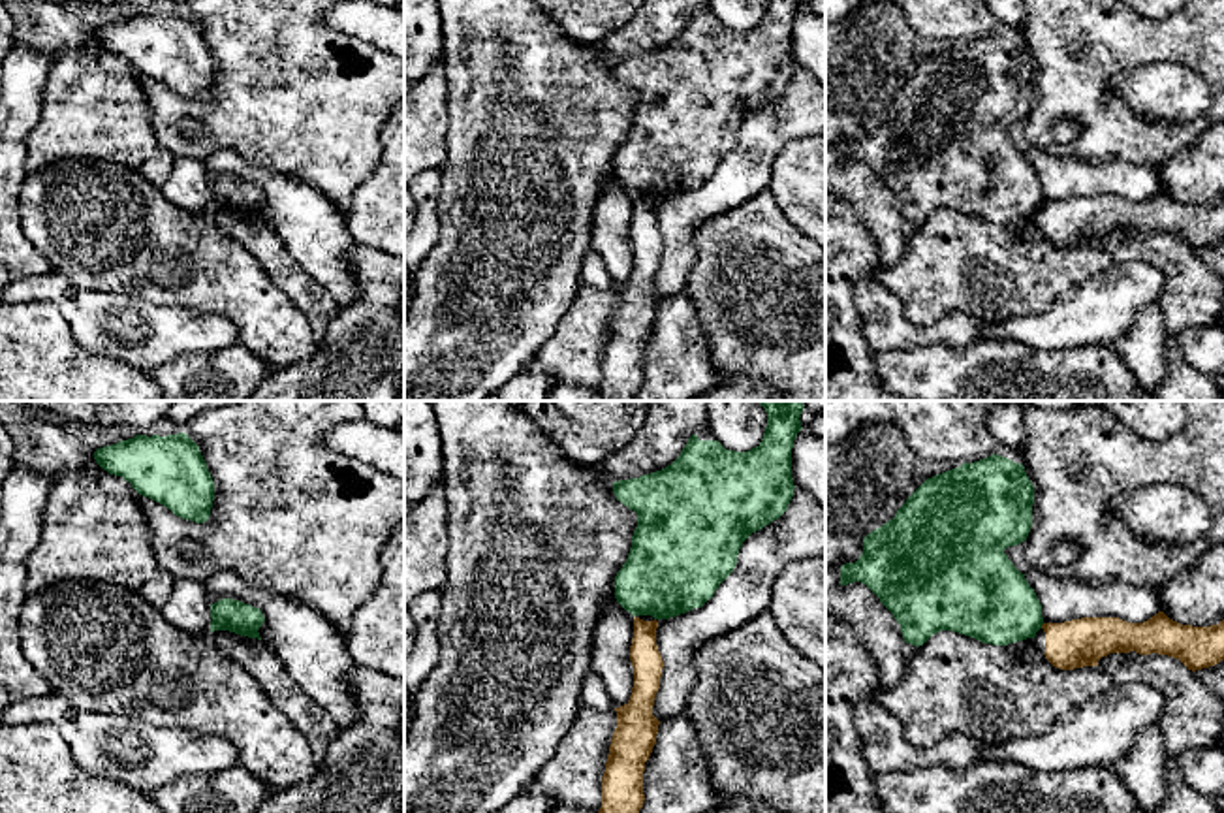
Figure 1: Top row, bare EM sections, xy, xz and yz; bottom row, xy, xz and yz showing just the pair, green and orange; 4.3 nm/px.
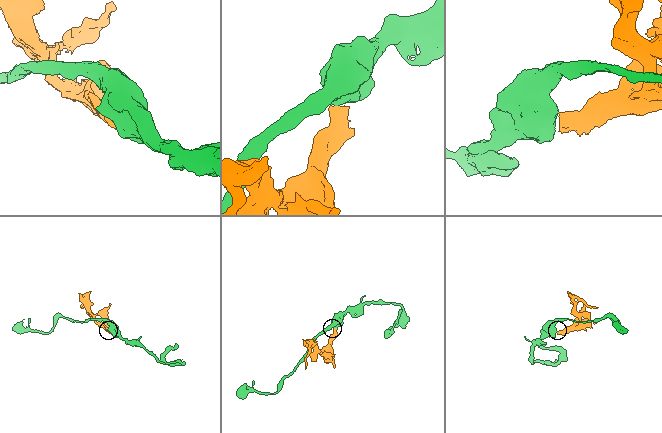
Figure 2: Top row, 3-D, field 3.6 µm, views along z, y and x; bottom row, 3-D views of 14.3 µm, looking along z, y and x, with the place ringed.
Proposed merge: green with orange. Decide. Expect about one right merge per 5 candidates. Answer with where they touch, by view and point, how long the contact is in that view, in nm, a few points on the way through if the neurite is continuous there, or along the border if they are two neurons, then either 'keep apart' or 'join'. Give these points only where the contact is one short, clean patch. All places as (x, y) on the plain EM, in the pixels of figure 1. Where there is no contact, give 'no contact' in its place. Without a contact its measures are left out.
contact yz (1042, 202); length 30 nm; border yz (1044, 202), (1040, 206); keep apart

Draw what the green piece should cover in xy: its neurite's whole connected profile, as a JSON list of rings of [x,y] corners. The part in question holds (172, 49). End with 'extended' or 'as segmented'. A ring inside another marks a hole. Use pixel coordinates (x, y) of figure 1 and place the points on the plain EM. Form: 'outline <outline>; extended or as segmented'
outline [[[135,13],[94,30],[96,41],[175,94],[205,102],[214,79],[214,60],[199,24],[186,13]]]; as segmented

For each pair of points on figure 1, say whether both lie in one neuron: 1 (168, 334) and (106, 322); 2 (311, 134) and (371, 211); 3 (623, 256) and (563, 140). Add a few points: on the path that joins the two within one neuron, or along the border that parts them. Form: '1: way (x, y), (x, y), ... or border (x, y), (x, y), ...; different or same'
1: way (153, 334), (138, 334), (121, 326); same
2: border (380, 153), (378, 164), (356, 189), (346, 219); different
3: border (613, 175), (604, 183), (593, 209), (589, 247); different

